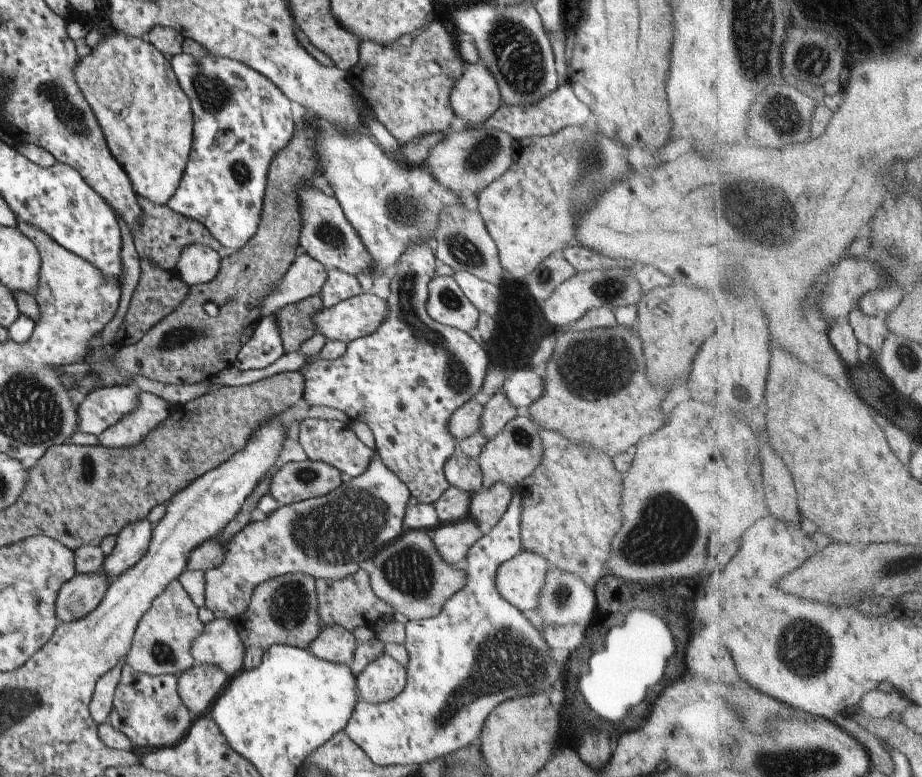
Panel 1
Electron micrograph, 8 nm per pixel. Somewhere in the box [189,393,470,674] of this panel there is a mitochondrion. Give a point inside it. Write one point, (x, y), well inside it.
(349, 525)

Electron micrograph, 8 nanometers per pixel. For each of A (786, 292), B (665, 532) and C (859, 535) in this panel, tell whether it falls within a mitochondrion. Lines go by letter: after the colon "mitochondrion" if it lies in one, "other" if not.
A: other
B: mitochondrion
C: other

